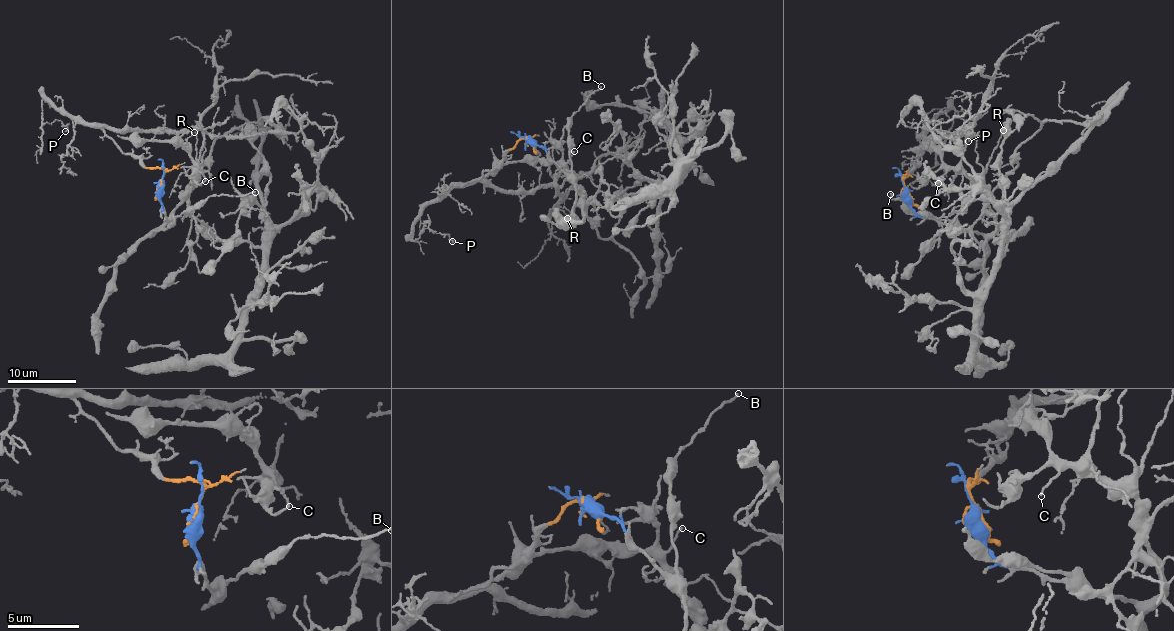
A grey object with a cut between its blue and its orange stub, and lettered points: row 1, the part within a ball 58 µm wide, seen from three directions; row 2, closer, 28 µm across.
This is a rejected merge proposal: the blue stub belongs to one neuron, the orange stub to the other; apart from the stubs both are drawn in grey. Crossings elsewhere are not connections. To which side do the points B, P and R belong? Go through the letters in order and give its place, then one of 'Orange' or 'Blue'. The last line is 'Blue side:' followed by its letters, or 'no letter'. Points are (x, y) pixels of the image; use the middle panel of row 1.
B: Place: (601, 86). Blue
P: Place: (452, 241). Orange
R: Place: (567, 218). Blue
Blue side: B, R

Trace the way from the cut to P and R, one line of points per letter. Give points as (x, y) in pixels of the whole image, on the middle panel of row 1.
P: (529, 144), (522, 137), (501, 162), (422, 209), (413, 241), (427, 228), (446, 233), (451, 242)
R: (529, 144), (547, 151), (575, 185), (573, 216), (581, 220), (583, 196), (568, 218)

